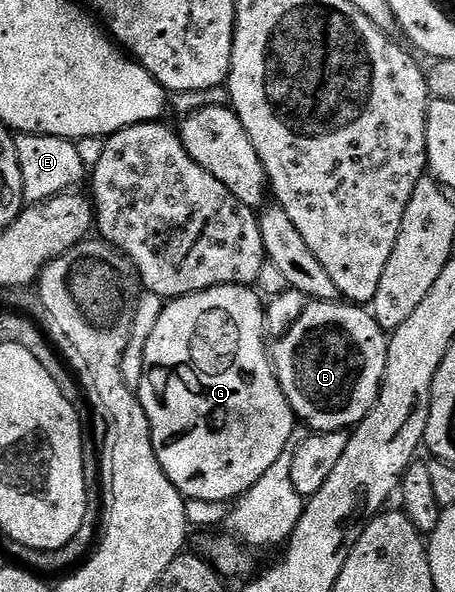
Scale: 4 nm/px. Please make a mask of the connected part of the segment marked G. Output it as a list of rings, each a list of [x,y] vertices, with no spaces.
[[[222,285],[205,291],[197,291],[193,295],[185,295],[168,300],[161,311],[161,317],[157,319],[157,327],[153,327],[153,335],[145,343],[145,363],[143,374],[137,386],[137,396],[145,415],[151,424],[151,438],[155,444],[155,454],[165,471],[167,478],[177,487],[177,491],[183,494],[187,501],[225,501],[234,502],[243,494],[250,491],[255,483],[261,479],[269,467],[277,462],[281,453],[285,451],[285,445],[289,435],[297,424],[295,412],[285,399],[285,395],[279,386],[279,380],[275,377],[275,368],[271,365],[269,345],[263,342],[265,334],[265,305],[259,302],[254,288],[245,285]]]

